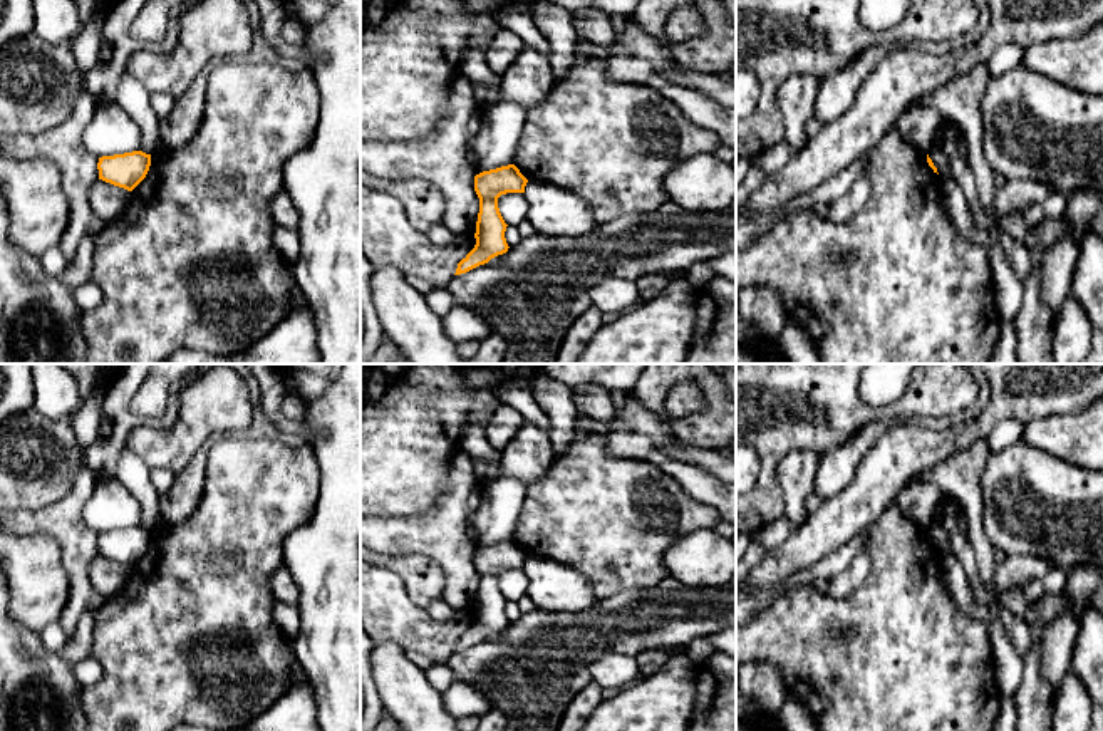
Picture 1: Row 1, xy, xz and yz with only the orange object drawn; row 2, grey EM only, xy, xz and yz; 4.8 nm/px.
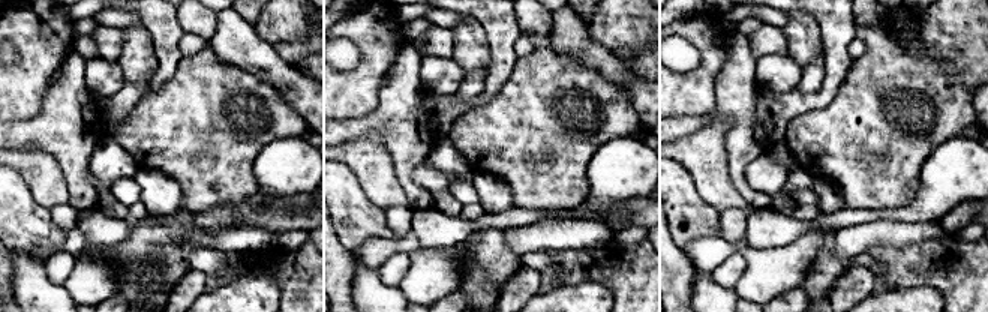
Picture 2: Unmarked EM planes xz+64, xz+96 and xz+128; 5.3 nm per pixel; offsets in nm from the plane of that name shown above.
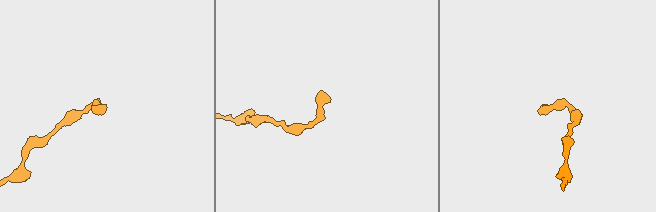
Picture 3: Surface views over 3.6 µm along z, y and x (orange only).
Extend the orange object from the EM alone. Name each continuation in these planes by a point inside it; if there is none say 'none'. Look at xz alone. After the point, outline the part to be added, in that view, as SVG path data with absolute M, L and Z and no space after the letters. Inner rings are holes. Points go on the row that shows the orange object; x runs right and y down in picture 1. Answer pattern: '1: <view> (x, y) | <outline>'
none

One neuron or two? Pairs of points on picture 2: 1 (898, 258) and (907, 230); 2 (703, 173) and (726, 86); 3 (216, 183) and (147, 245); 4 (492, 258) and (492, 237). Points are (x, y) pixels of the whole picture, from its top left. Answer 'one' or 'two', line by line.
1: two
2: two
3: two
4: one

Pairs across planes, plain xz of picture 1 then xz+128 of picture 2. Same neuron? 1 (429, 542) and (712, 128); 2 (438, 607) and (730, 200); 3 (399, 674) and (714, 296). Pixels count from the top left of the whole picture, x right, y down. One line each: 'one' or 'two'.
1: two
2: two
3: one

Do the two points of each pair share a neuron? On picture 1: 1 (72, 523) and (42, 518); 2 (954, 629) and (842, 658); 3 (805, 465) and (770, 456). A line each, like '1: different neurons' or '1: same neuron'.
1: same neuron
2: same neuron
3: different neurons

